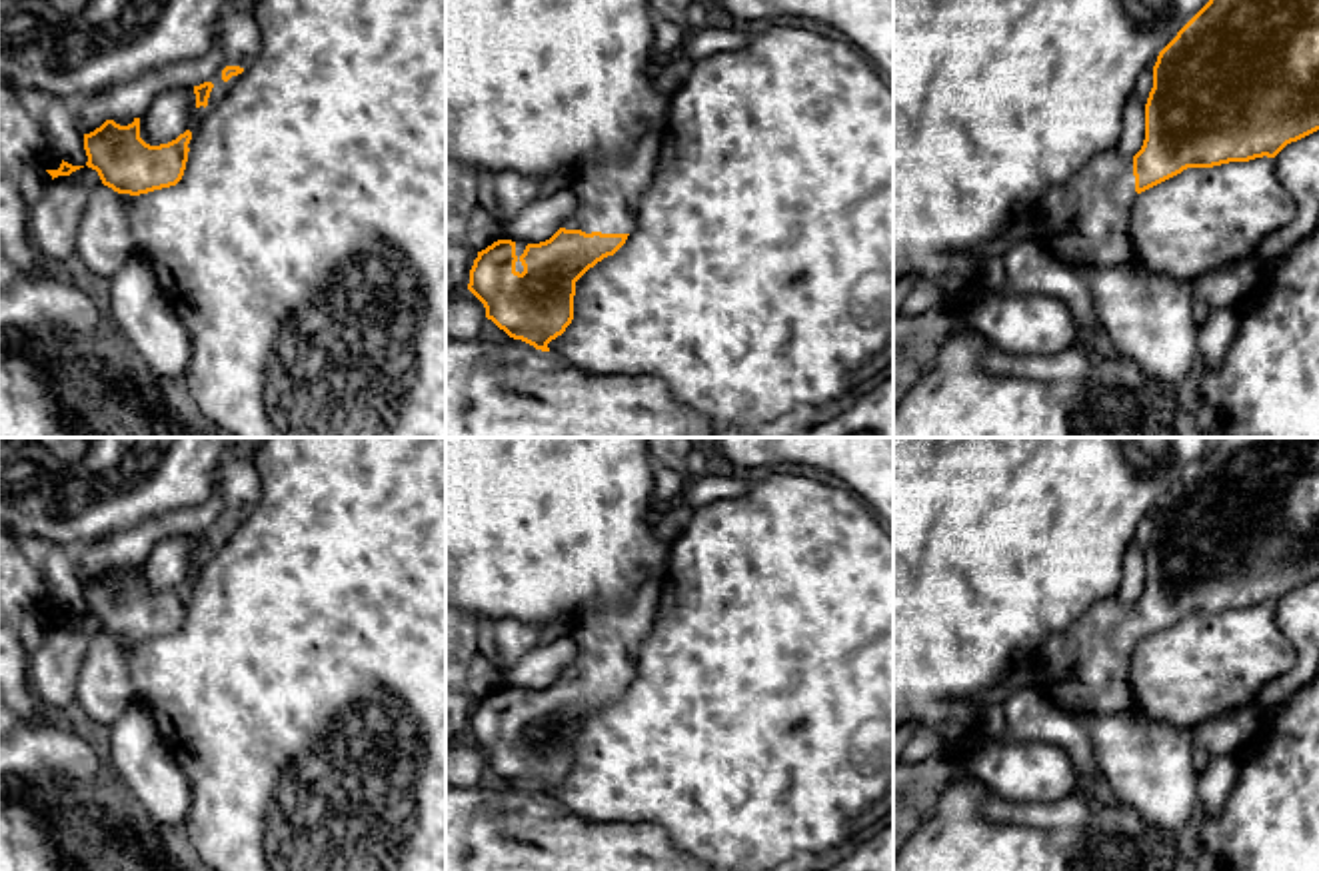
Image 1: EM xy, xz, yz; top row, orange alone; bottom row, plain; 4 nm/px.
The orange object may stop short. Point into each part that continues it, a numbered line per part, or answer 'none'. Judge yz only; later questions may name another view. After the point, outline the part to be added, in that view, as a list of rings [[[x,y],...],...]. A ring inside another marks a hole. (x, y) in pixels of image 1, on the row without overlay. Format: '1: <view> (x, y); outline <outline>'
1: yz (1084, 670); outline [[[1105,597],[1033,651],[1041,665],[1037,687],[1065,715],[1121,713],[1131,707],[1127,671],[1135,643],[1133,605]]]

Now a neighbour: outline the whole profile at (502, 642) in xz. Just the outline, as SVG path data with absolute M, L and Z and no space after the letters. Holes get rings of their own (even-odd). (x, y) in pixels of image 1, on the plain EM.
M478 619L478 651L502 673L540 645L542 631L516 619Z

